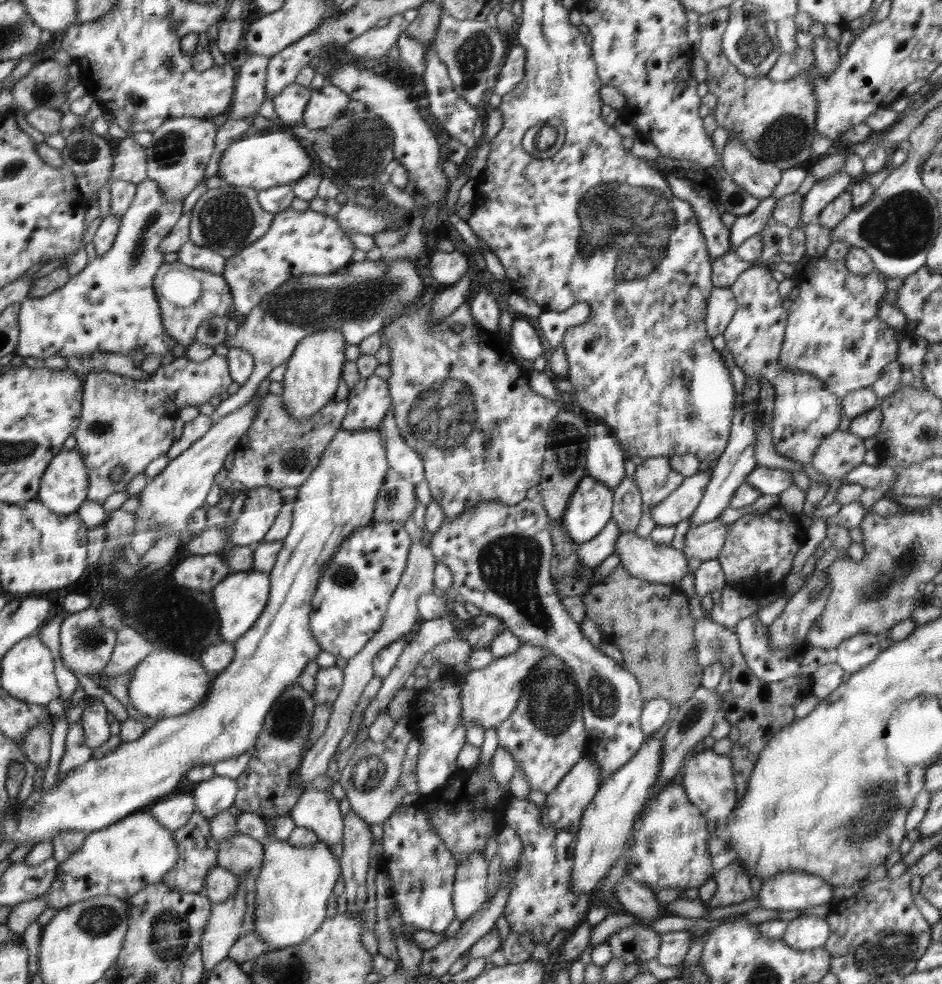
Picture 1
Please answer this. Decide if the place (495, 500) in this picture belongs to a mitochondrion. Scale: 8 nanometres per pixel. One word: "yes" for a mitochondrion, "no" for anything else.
no

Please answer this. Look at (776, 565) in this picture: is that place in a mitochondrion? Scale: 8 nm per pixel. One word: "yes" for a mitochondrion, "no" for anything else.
no

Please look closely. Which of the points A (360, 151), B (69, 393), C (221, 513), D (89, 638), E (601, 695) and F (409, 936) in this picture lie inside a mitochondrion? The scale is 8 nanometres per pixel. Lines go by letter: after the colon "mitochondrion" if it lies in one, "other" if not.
A: mitochondrion
B: other
C: other
D: mitochondrion
E: mitochondrion
F: other

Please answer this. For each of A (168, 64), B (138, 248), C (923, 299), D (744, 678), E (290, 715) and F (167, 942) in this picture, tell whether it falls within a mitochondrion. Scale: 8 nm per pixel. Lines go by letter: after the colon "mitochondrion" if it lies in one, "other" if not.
A: mitochondrion
B: mitochondrion
C: other
D: other
E: mitochondrion
F: mitochondrion

